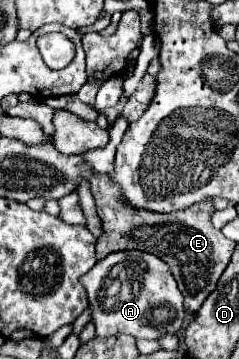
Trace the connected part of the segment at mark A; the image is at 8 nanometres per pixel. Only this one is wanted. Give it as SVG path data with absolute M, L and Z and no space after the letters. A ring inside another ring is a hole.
M118 251L98 261L86 275L80 277L90 303L90 321L96 327L96 337L108 339L120 333L136 339L158 339L176 335L184 323L182 293L168 265L152 253Z

